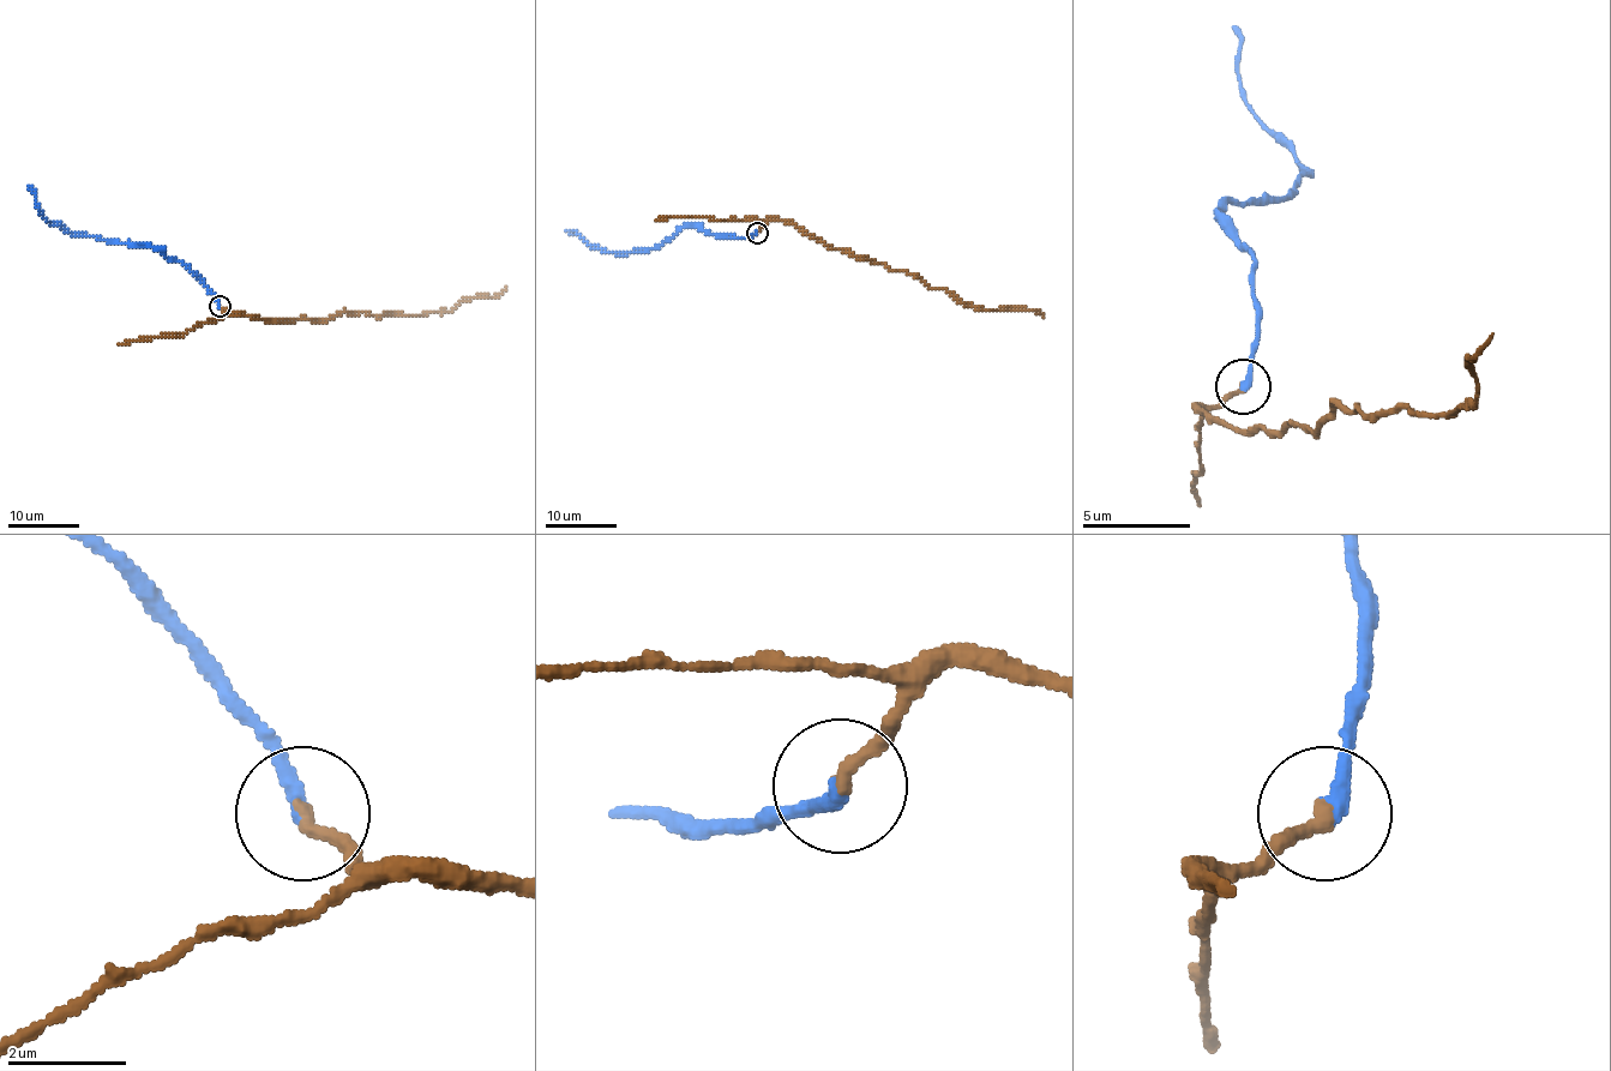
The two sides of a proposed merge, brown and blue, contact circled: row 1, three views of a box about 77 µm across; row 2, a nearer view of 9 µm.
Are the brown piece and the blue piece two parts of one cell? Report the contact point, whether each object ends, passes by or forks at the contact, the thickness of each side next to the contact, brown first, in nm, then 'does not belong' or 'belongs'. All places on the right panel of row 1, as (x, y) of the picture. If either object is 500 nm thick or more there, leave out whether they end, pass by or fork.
at (1243, 386); brown ends there; blue ends there; 240 nm thick on the brown side, 320 nm on the other; belongs

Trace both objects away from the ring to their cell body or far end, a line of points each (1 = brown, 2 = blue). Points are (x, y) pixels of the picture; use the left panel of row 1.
1: (220, 305), (227, 312), (289, 319), (329, 319), (342, 312), (424, 314), (474, 296), (498, 296), (506, 287)
2: (220, 305), (184, 264), (168, 260), (157, 250), (54, 227), (28, 187)

